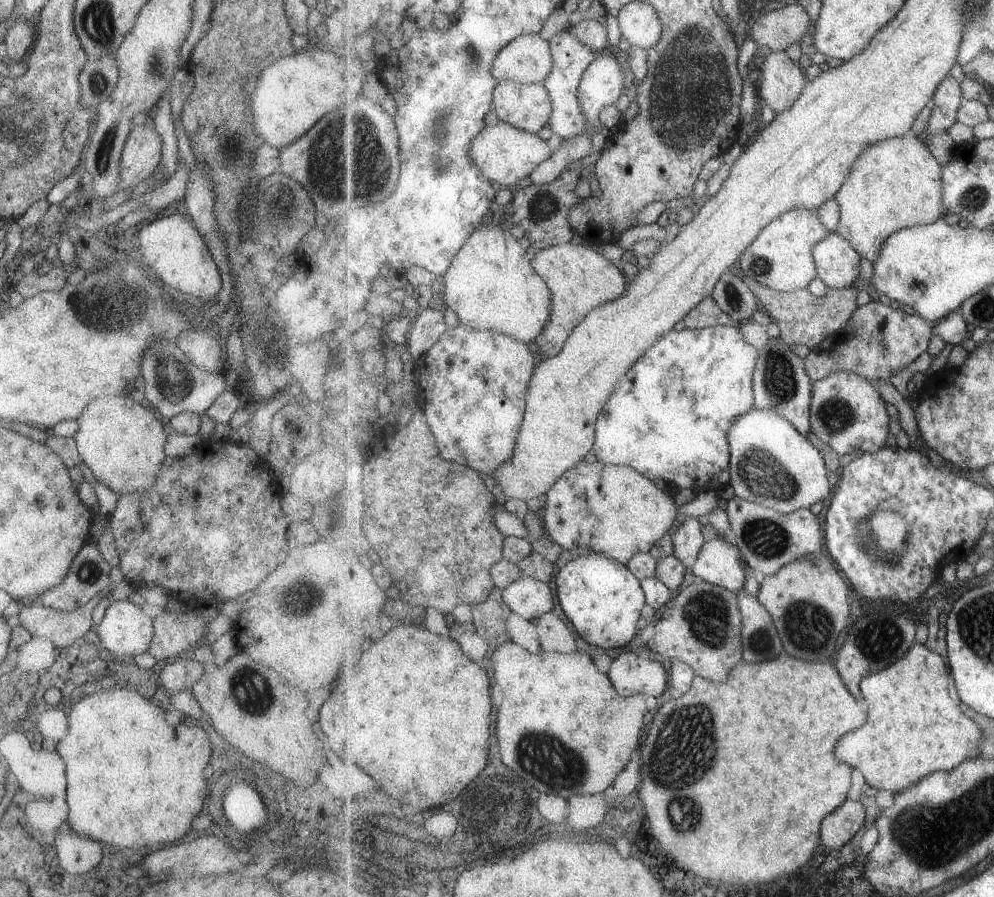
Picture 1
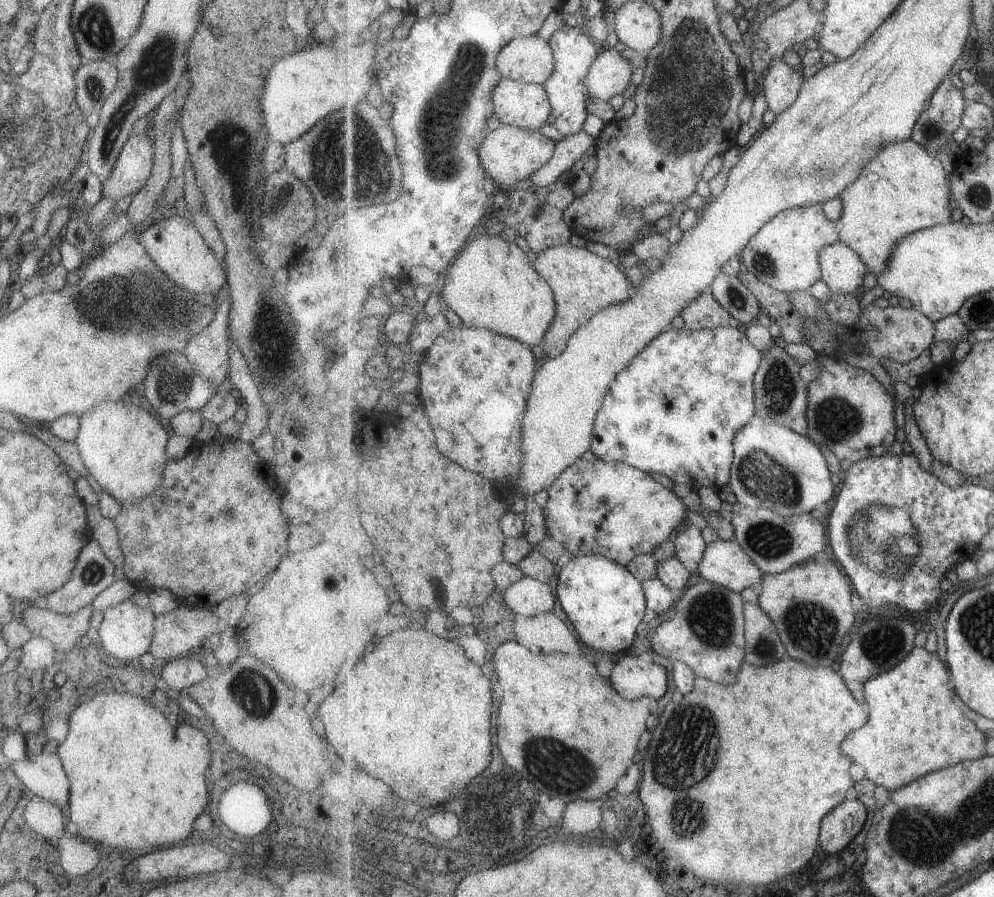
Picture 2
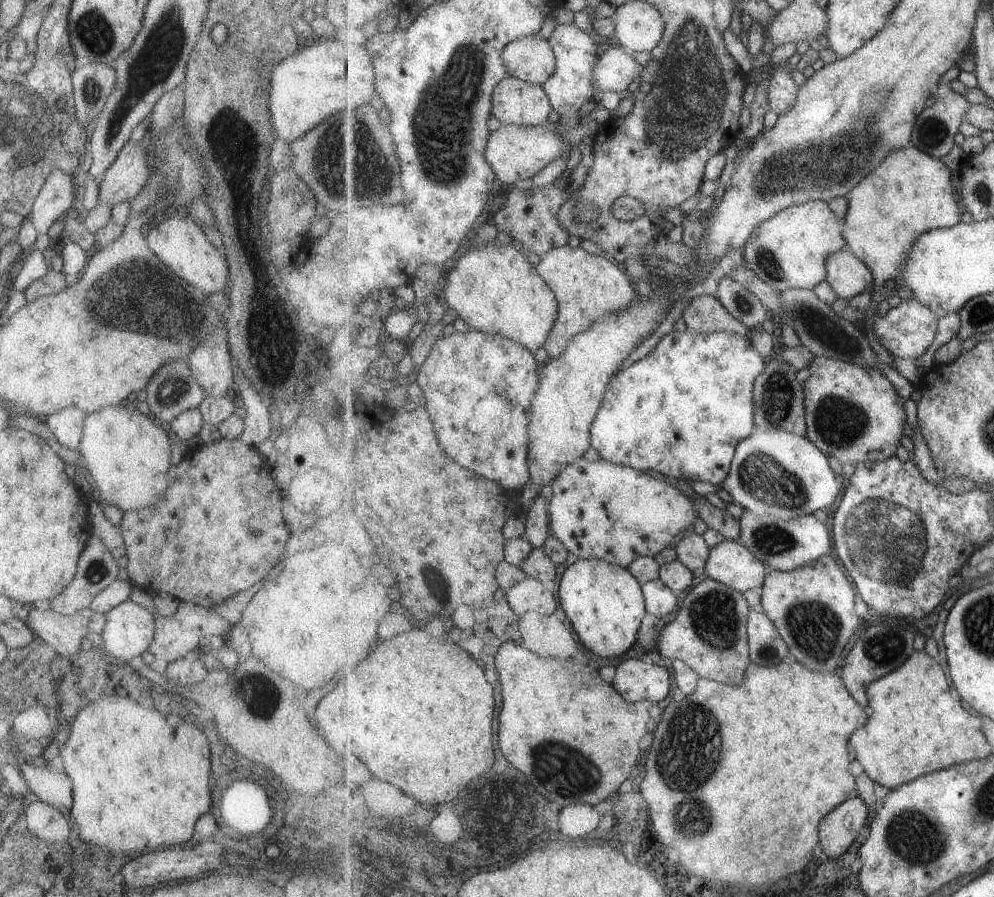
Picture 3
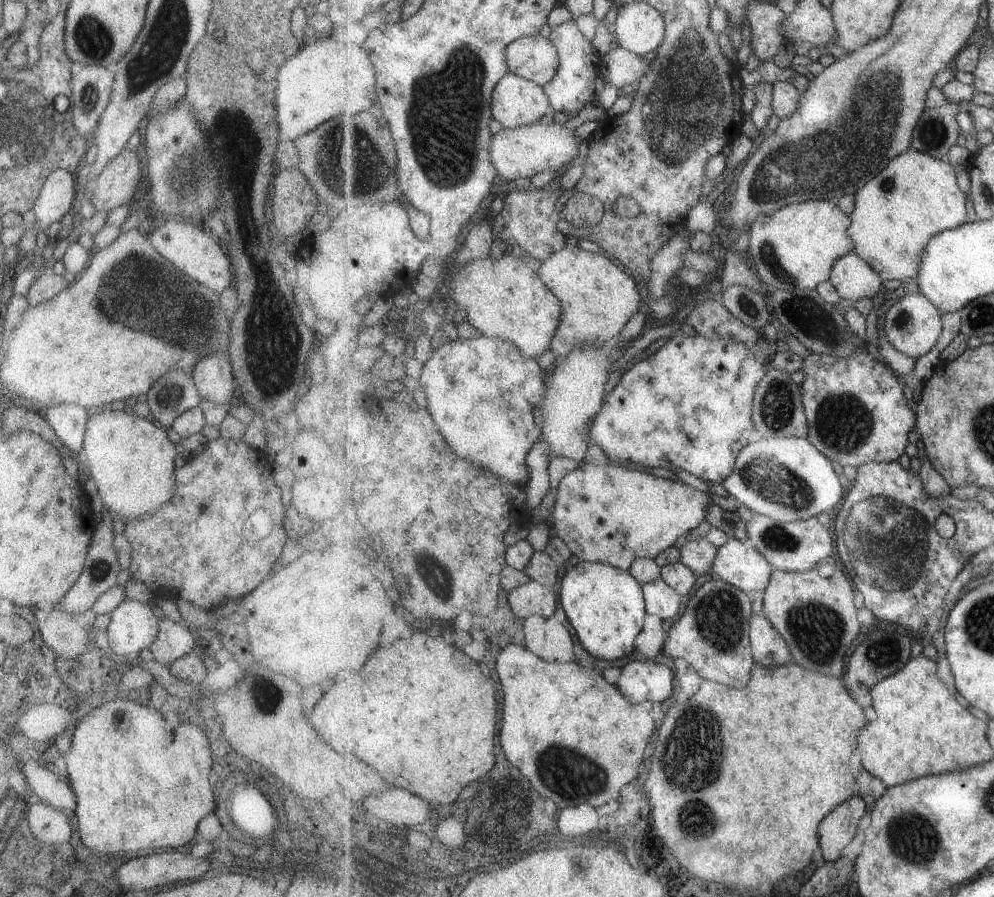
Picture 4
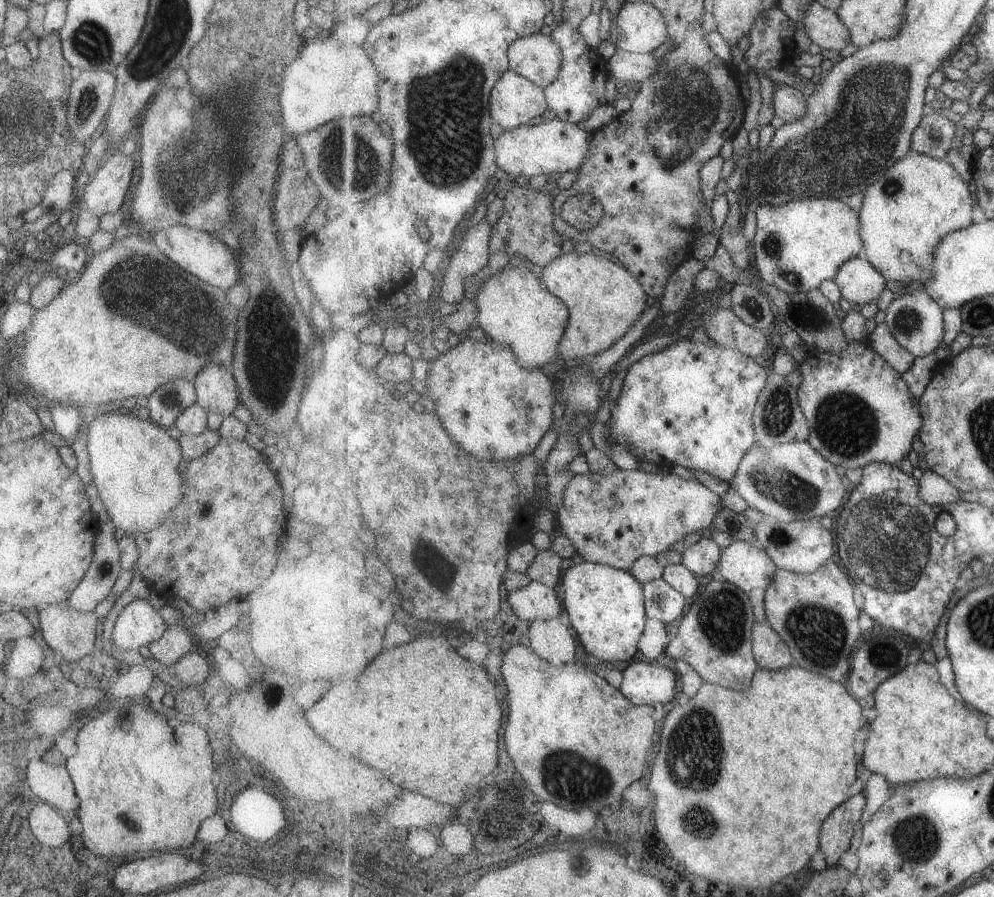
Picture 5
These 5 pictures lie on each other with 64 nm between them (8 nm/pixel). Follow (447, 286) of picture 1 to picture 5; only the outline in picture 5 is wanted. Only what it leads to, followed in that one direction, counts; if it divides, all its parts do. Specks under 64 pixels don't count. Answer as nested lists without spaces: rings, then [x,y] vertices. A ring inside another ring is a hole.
[[[527,263],[503,267],[481,284],[475,301],[480,328],[491,339],[513,348],[524,367],[543,370],[546,363],[562,358],[559,350],[563,334],[570,325],[570,307],[549,290],[542,278],[529,270]]]

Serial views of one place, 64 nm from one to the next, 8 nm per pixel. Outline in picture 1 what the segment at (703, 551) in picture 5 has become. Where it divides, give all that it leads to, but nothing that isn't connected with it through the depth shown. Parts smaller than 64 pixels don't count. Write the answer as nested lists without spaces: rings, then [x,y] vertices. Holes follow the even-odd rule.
[[[695,517],[682,518],[674,534],[674,555],[687,567],[696,563],[706,538],[703,527]]]

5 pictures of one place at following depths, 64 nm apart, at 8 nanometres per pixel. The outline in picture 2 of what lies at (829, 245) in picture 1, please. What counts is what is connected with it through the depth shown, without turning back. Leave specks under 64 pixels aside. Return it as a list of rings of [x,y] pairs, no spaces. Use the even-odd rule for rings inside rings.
[[[846,242],[826,246],[819,254],[823,280],[834,293],[855,294],[863,287],[863,278],[869,273],[866,262]]]

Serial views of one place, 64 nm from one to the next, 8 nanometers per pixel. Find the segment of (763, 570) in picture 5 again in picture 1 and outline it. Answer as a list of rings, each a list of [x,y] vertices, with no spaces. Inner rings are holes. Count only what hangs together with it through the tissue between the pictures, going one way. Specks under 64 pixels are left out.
[[[719,538],[706,541],[691,569],[698,581],[706,581],[735,592],[745,588],[747,567],[738,546]]]

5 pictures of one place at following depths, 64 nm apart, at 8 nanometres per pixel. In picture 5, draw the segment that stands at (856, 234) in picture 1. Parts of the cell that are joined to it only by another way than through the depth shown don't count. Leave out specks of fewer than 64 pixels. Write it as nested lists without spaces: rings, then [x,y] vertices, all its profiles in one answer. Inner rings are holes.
[[[913,149],[864,194],[865,204],[859,211],[863,222],[861,255],[869,260],[887,280],[895,280],[905,285],[909,282],[919,282],[924,287],[933,272],[935,250],[938,249],[939,242],[943,242],[947,234],[967,228],[975,222],[973,205],[978,204],[978,200],[973,184],[965,182],[963,176],[945,159],[939,160],[915,152]]]

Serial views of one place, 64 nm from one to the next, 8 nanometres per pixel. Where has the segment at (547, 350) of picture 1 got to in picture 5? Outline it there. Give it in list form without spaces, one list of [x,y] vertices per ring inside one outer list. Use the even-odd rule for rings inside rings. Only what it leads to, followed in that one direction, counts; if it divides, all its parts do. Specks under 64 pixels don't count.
[[[596,250],[584,254],[571,251],[559,256],[542,269],[542,279],[570,307],[570,325],[559,350],[567,364],[588,360],[611,348],[649,307],[646,302],[649,295],[638,276]]]

